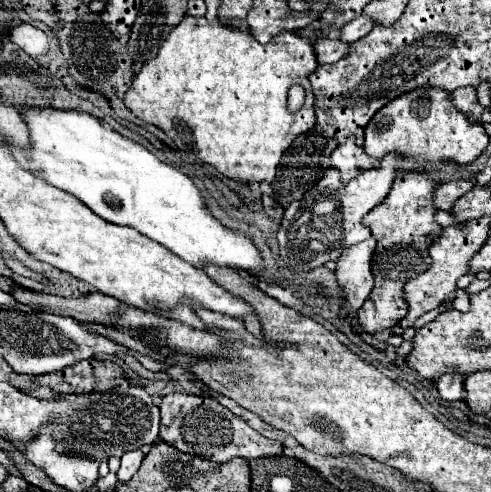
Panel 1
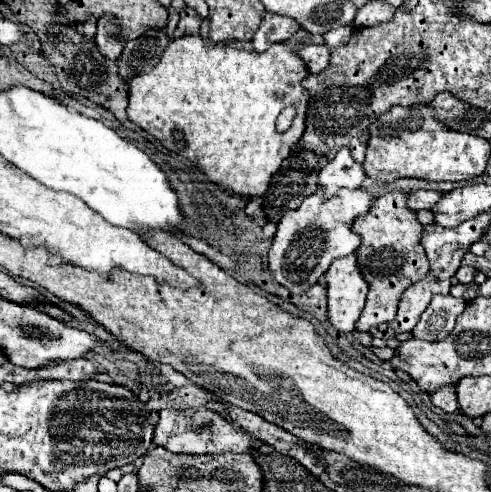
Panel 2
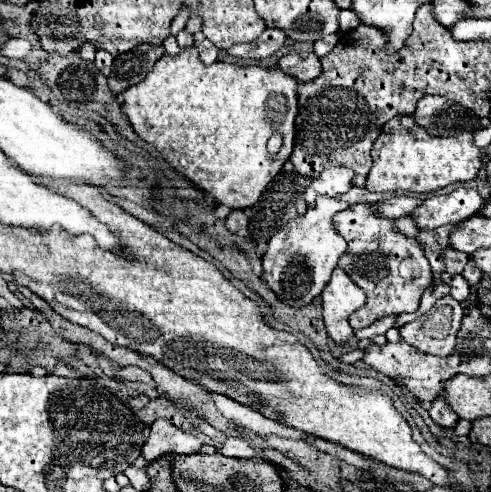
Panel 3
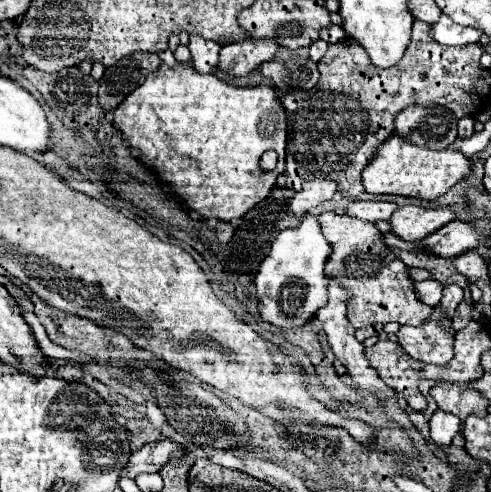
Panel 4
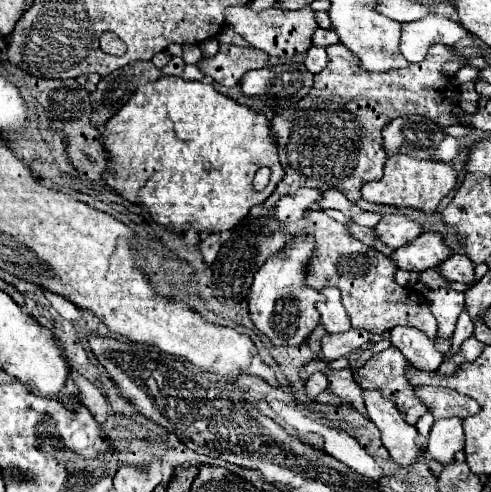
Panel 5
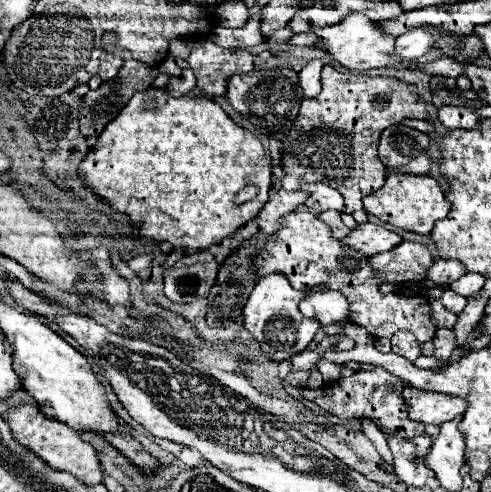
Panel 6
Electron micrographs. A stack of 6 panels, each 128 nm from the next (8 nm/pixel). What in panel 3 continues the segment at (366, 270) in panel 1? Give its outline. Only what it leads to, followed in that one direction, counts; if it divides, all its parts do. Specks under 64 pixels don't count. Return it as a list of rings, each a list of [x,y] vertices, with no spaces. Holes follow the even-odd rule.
[[[340,268],[332,272],[332,278],[322,292],[322,316],[328,336],[336,344],[348,344],[354,336],[348,316],[364,304],[366,294],[344,274]]]

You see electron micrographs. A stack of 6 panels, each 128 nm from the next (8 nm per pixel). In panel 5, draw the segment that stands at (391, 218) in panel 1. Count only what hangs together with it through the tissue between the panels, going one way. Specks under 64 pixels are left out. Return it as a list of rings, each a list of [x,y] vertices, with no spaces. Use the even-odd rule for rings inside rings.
[[[312,210],[306,214],[306,218],[308,218],[306,228],[302,228],[298,234],[294,234],[294,236],[314,236],[314,244],[316,244],[316,254],[312,254],[312,260],[308,262],[308,276],[306,276],[304,284],[308,284],[310,288],[316,288],[316,290],[326,288],[326,286],[340,288],[342,304],[350,314],[352,328],[362,328],[372,334],[384,334],[386,330],[390,330],[394,326],[414,326],[418,330],[422,330],[426,336],[436,338],[436,318],[432,316],[428,304],[420,304],[420,296],[416,296],[414,292],[410,292],[394,282],[396,266],[392,264],[392,260],[388,256],[354,240],[346,232],[346,226],[332,220],[324,210]]]

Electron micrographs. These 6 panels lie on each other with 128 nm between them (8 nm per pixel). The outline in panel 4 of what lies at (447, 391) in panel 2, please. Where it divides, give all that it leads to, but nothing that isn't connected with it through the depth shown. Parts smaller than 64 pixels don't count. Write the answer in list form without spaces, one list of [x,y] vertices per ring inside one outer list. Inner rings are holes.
[[[436,410],[432,420],[430,420],[430,436],[434,440],[434,444],[438,446],[448,446],[452,442],[452,438],[460,432],[460,418],[456,418],[454,414]]]

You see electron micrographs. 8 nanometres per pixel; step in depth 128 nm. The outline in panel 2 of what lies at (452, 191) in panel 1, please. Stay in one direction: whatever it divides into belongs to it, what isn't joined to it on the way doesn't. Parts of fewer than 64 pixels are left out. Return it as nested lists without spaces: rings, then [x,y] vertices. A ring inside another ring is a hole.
[[[418,190],[418,192],[414,192],[414,194],[410,194],[410,196],[408,196],[406,204],[408,204],[408,208],[412,208],[414,212],[418,212],[418,210],[430,210],[430,208],[438,202],[438,198],[440,198],[440,196],[442,196],[442,192]]]

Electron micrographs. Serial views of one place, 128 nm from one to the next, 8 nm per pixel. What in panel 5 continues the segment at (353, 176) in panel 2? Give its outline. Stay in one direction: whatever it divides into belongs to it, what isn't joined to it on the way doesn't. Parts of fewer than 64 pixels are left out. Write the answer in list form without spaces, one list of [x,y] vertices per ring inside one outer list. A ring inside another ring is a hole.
[[[300,188],[294,196],[282,196],[274,204],[274,216],[280,222],[296,222],[298,216],[304,216],[312,204],[322,198],[322,192],[316,188]]]

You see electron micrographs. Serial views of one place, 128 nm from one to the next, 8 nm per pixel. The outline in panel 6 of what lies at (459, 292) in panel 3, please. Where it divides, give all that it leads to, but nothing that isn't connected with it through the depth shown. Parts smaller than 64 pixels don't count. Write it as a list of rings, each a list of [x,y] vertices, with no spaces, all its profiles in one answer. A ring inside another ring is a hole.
[[[450,288],[442,294],[440,302],[442,302],[448,310],[452,310],[452,312],[456,312],[456,314],[460,314],[466,306],[466,298],[464,298],[464,296],[458,296],[458,294],[452,292]],[[442,328],[442,330],[436,330],[436,336],[432,338],[436,350],[434,350],[434,356],[438,360],[446,360],[450,358],[452,350],[456,348],[456,338],[454,338],[454,332],[448,330],[448,328]]]

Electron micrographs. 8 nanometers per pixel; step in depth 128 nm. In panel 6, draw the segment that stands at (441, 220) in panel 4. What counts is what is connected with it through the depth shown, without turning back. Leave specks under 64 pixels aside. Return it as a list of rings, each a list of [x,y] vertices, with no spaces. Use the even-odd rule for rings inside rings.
[[[358,224],[348,236],[340,238],[342,244],[354,248],[356,252],[364,254],[364,256],[372,256],[378,252],[386,252],[392,250],[394,246],[398,246],[402,242],[400,234],[386,230],[384,226],[378,224]]]

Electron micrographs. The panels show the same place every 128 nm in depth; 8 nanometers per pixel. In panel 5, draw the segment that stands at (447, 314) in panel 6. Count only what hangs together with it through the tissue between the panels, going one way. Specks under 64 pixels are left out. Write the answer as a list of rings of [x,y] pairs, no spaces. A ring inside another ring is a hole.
[[[464,309],[457,320],[456,328],[453,333],[452,344],[450,351],[444,354],[443,360],[446,360],[453,356],[458,349],[460,348],[461,344],[464,340],[469,338],[474,332],[474,323],[470,319],[469,314]]]

